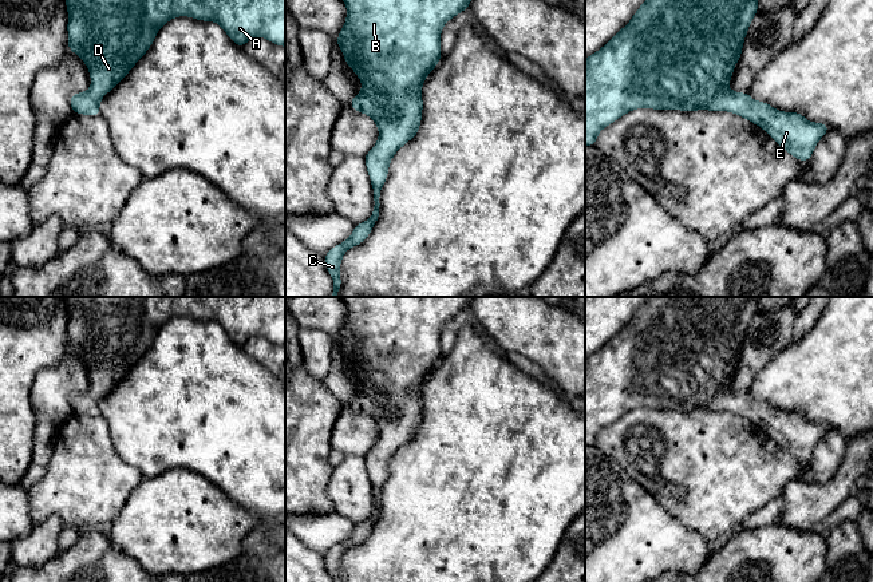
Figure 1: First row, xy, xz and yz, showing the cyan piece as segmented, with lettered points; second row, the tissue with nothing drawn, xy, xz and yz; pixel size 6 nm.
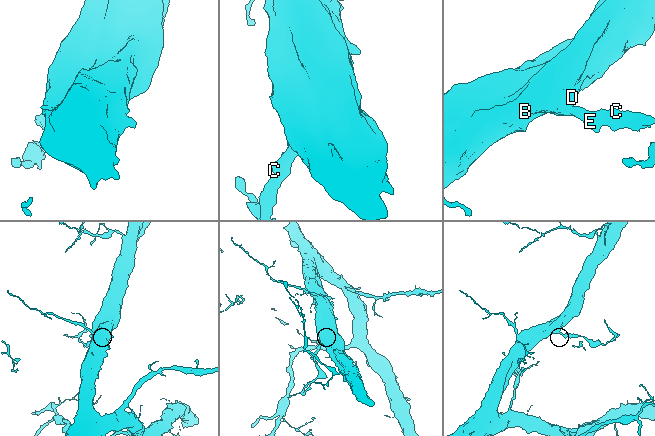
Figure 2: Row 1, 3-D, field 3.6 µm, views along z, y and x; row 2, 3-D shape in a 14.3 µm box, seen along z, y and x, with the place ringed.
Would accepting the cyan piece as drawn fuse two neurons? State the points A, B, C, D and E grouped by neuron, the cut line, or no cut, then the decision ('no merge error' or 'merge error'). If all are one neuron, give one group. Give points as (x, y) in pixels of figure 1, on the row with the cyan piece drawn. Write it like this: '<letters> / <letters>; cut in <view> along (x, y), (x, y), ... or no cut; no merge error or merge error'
A B C D E; no cut; no merge error

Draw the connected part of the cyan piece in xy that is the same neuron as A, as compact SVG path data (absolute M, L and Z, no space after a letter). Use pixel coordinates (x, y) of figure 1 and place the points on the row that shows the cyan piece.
M64 0L68 11L67 48L83 60L90 71L91 87L70 96L74 114L100 115L100 99L108 94L151 47L158 31L169 20L187 16L201 21L216 21L230 40L244 47L252 37L261 36L276 45L285 47L285 0Z

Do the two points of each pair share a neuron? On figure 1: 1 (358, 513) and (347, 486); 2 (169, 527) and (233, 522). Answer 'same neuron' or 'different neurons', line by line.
1: same neuron
2: same neuron

